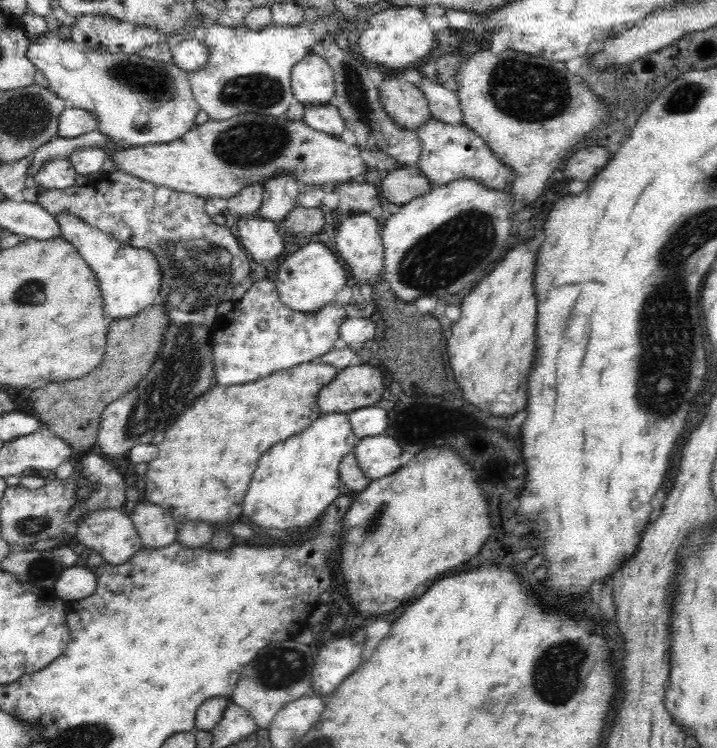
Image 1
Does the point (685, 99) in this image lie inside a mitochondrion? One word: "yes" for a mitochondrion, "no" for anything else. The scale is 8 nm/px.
yes

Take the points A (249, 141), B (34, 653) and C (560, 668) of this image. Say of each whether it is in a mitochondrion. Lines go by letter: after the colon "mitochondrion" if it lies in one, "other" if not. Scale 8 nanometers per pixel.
A: mitochondrion
B: other
C: mitochondrion

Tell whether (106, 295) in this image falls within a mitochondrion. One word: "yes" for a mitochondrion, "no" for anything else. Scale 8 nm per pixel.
no

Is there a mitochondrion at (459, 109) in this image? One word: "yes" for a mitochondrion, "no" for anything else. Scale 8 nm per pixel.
no

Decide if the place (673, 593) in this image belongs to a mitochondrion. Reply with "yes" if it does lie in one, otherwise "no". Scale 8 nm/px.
no

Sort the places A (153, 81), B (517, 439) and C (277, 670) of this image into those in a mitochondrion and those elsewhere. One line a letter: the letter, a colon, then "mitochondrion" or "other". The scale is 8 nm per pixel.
A: mitochondrion
B: other
C: mitochondrion

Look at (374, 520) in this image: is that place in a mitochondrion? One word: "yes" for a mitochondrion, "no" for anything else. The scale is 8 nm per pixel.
yes

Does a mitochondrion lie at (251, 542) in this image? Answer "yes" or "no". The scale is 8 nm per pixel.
no

